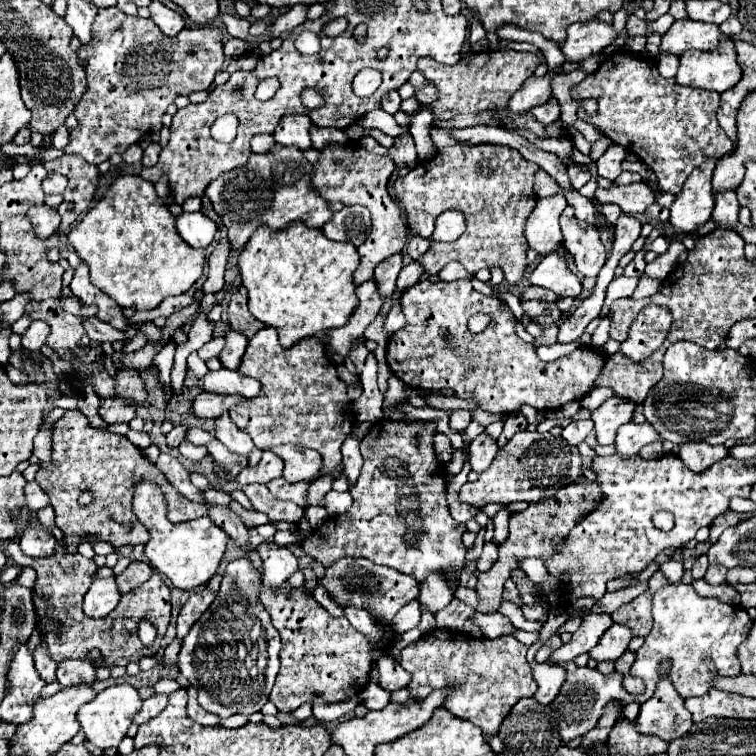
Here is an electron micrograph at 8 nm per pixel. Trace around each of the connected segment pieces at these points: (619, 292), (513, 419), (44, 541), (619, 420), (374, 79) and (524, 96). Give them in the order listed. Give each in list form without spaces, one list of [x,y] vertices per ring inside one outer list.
[[[626,275],[614,277],[612,283],[608,285],[608,291],[606,291],[606,298],[600,316],[608,315],[610,305],[613,301],[616,301],[616,299],[620,299],[620,297],[630,297],[630,295],[634,293],[636,285],[638,285],[638,279],[632,279],[632,277],[626,277]]]
[[[518,411],[516,415],[510,415],[506,421],[504,421],[504,431],[500,433],[500,437],[498,437],[498,445],[500,447],[504,447],[512,437],[514,437],[514,433],[518,433],[518,431],[524,431],[528,427],[528,419]]]
[[[30,523],[28,529],[20,535],[20,549],[30,557],[48,557],[54,553],[54,547],[56,539],[40,523],[36,523],[36,527]]]
[[[610,397],[606,399],[594,413],[592,413],[592,421],[594,421],[594,431],[598,437],[600,445],[612,445],[616,439],[616,431],[620,425],[628,423],[634,415],[636,407],[634,403],[626,403],[618,397]]]
[[[371,68],[362,69],[357,73],[353,82],[352,89],[359,97],[372,95],[382,82],[382,74]]]
[[[546,73],[544,77],[528,77],[524,85],[510,99],[510,111],[530,111],[546,103],[552,97],[552,79]]]

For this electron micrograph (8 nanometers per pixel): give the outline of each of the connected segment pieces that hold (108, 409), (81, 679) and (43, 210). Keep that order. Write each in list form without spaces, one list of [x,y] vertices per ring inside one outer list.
[[[104,399],[100,405],[100,417],[106,423],[130,423],[136,417],[136,403],[128,399]]]
[[[70,659],[66,663],[60,663],[58,665],[58,683],[62,685],[62,689],[66,687],[72,687],[72,685],[80,685],[80,683],[94,683],[96,681],[96,673],[94,673],[94,667],[86,661],[80,661],[80,659]]]
[[[40,205],[40,207],[32,207],[28,211],[30,215],[30,221],[32,221],[32,227],[36,231],[36,235],[40,239],[48,239],[50,235],[54,235],[60,227],[60,215],[56,209],[52,207],[46,207],[46,205]]]

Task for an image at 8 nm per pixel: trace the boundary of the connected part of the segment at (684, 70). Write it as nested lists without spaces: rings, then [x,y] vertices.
[[[722,39],[714,51],[686,51],[680,55],[680,67],[676,81],[686,87],[728,91],[742,77],[742,69],[736,63],[734,41]]]

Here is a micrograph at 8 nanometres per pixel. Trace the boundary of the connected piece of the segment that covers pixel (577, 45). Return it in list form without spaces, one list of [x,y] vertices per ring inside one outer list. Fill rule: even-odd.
[[[600,19],[588,23],[574,23],[568,27],[568,39],[562,43],[562,53],[568,61],[584,61],[602,53],[618,37],[616,29]]]

